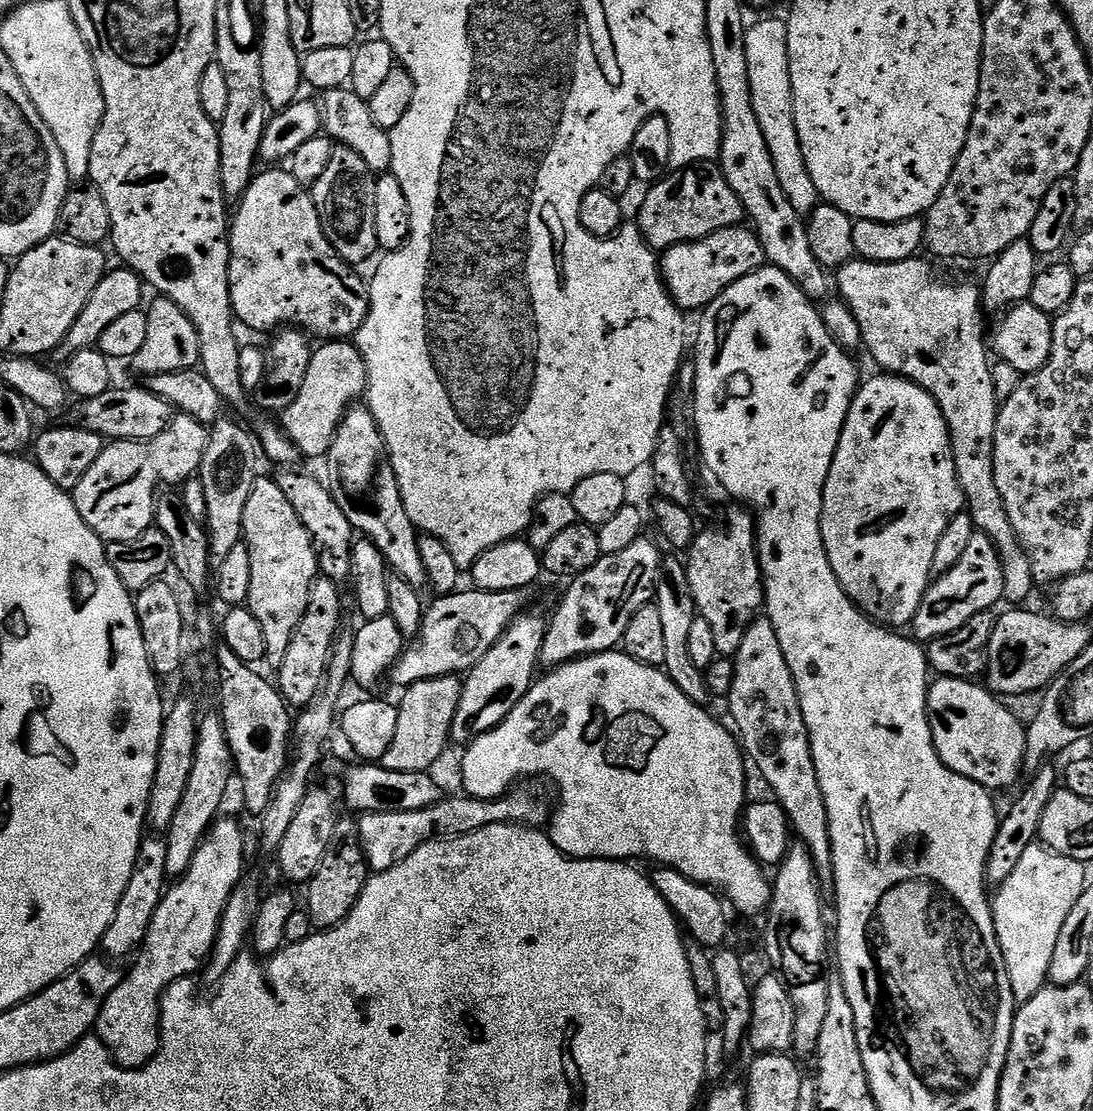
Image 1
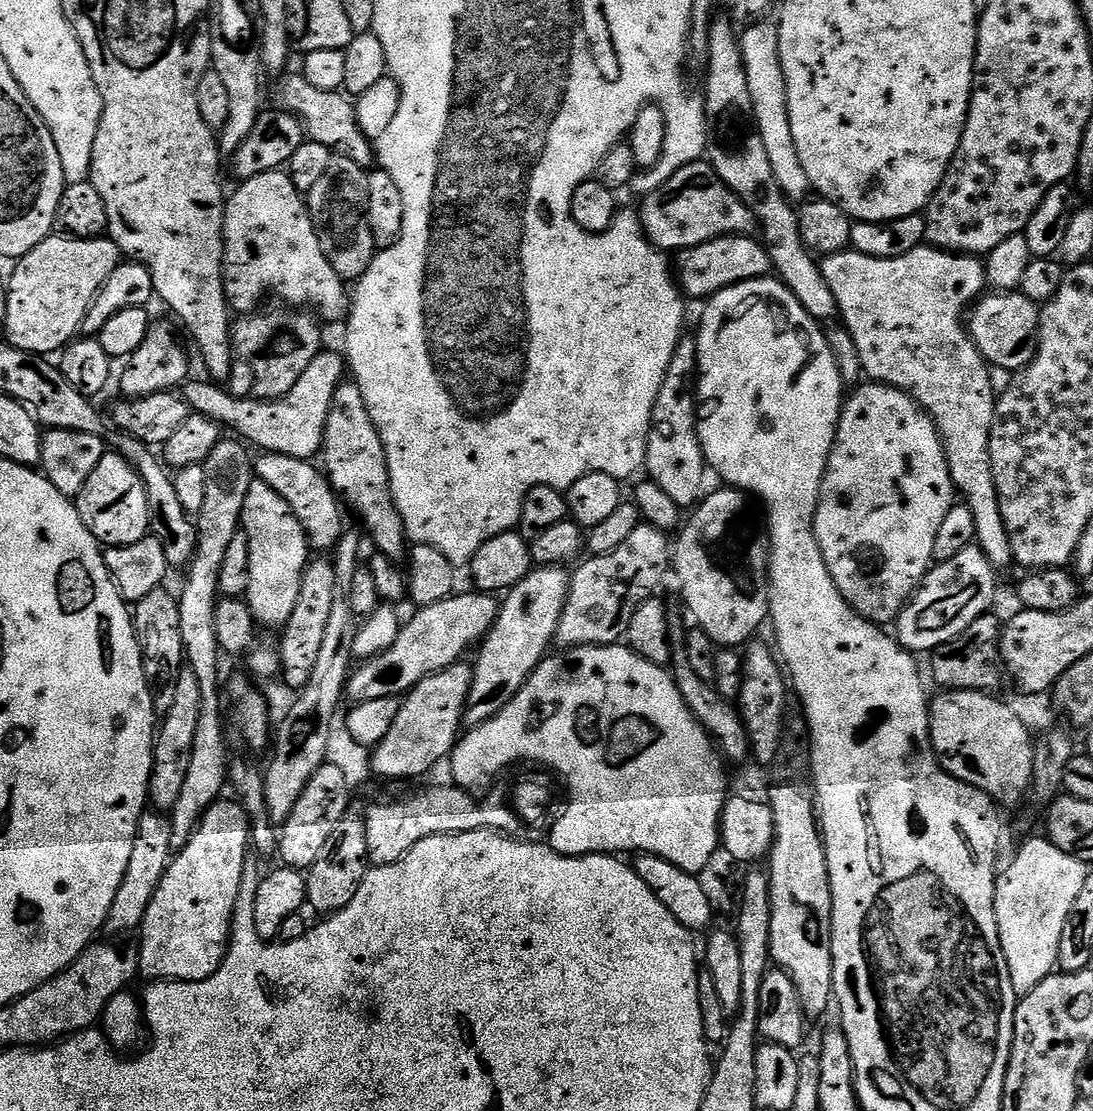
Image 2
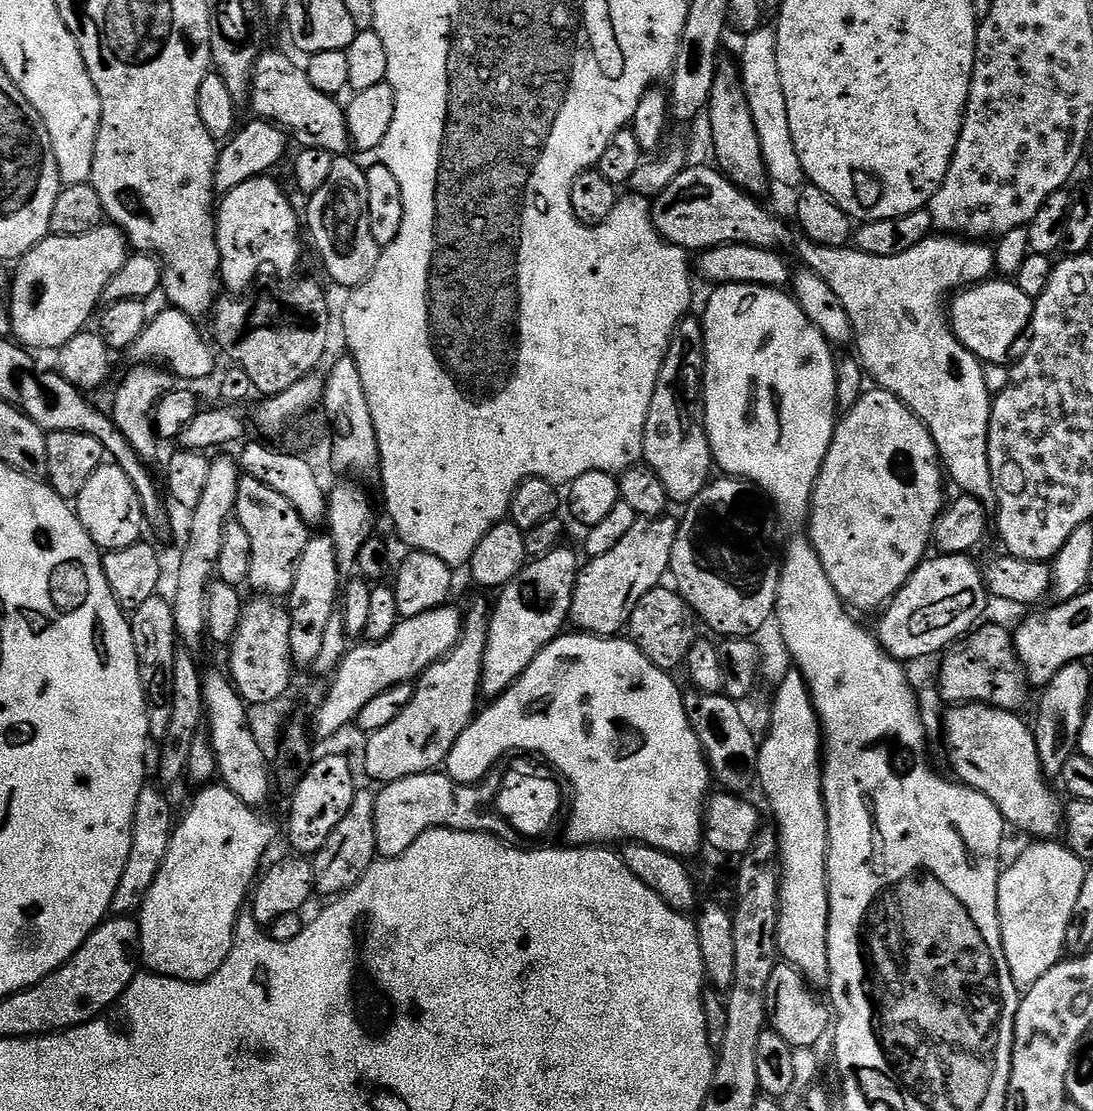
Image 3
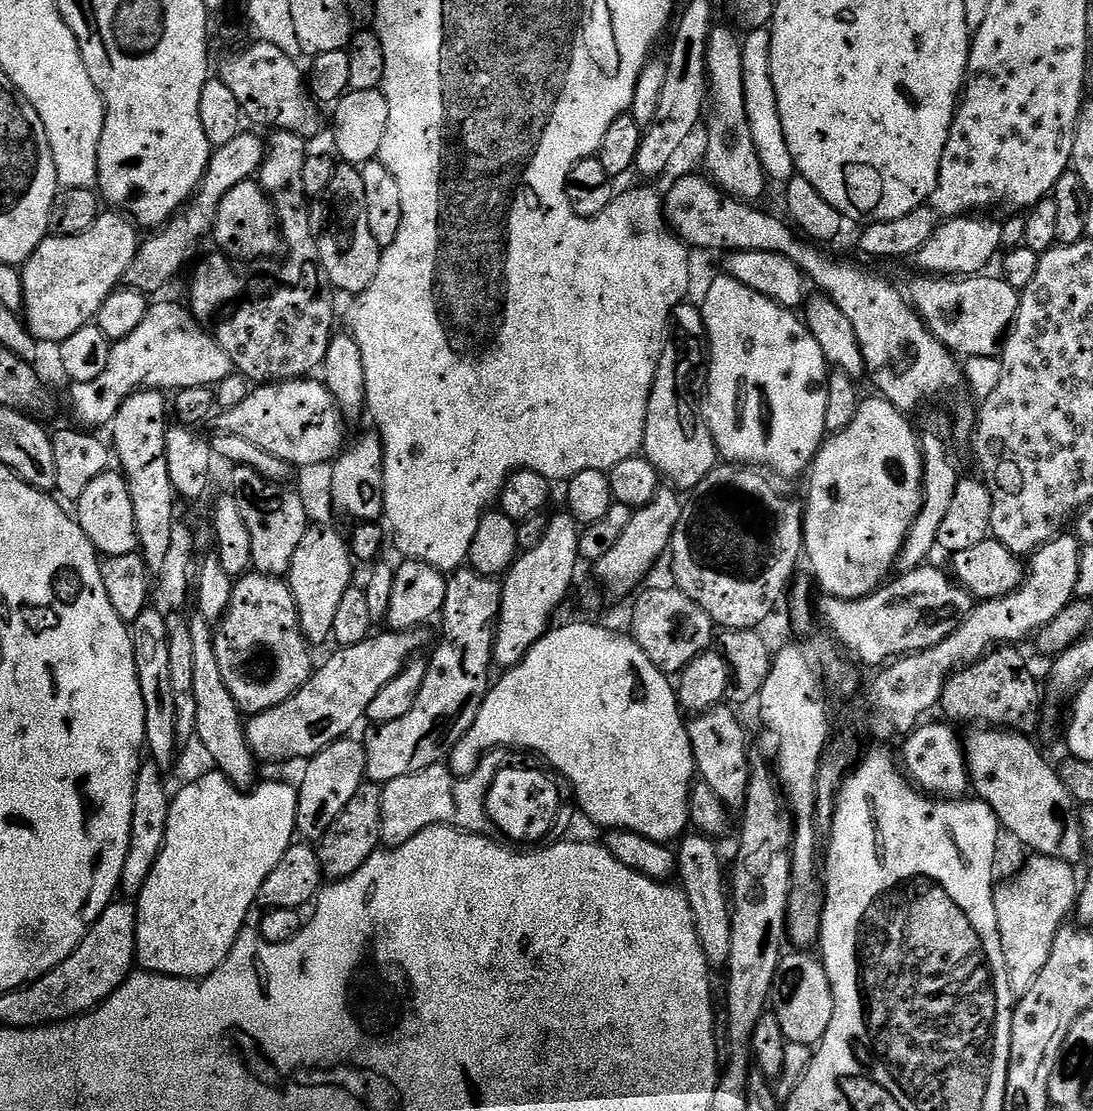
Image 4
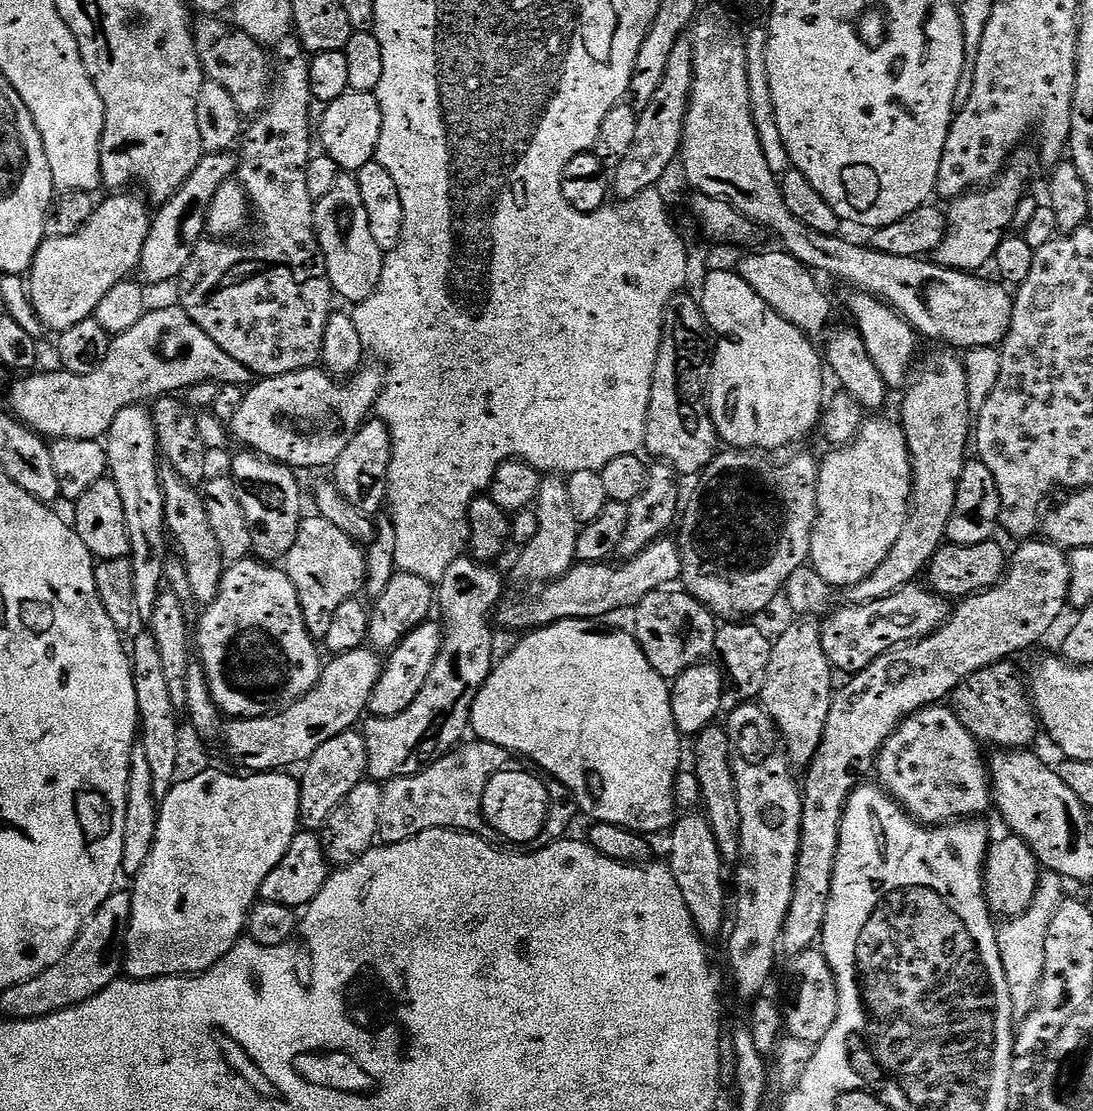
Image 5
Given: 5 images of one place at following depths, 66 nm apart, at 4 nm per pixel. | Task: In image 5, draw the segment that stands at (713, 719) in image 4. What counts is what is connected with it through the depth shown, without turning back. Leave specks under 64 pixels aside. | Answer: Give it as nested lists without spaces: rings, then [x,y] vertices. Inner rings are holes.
[[[714,723],[695,736],[694,744],[696,744],[694,771],[700,787],[703,815],[707,816],[710,822],[710,830],[714,830],[714,838],[718,842],[718,850],[725,865],[735,866],[740,862],[742,817],[738,811],[738,790],[734,786],[732,773],[730,738],[719,723]]]

